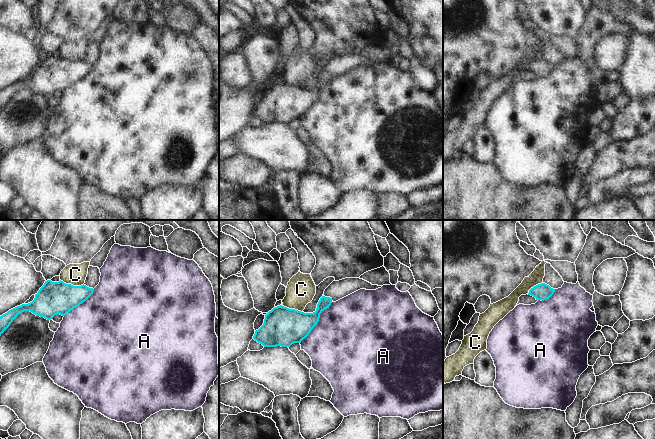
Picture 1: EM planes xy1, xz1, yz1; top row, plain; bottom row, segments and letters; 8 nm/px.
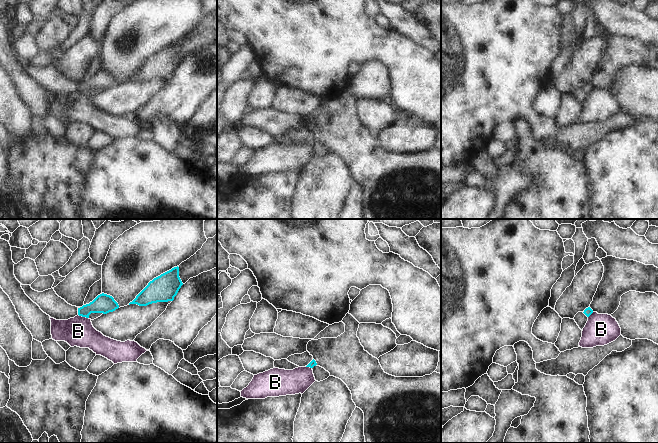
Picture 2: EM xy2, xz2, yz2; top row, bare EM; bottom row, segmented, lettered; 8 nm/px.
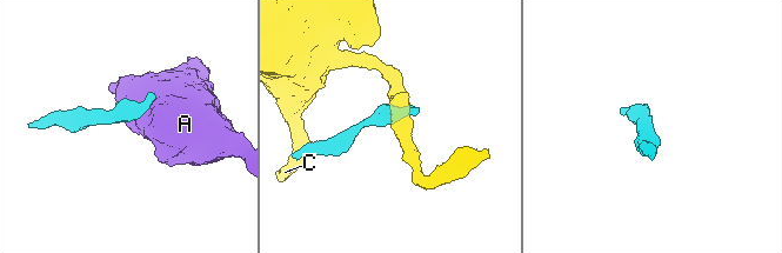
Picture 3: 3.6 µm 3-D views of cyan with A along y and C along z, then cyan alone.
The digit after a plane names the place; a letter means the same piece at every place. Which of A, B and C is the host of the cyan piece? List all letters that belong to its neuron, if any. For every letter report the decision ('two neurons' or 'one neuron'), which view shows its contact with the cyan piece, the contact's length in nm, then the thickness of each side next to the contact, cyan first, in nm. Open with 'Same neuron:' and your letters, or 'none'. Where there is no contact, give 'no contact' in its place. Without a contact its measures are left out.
Same neuron: none
A: two neurons | xz1 | 440 nm | 280/500 nm
B: two neurons | xy2 | 90 nm | 160/240 nm
C: two neurons | xy1 | 200 nm | 260/180 nm

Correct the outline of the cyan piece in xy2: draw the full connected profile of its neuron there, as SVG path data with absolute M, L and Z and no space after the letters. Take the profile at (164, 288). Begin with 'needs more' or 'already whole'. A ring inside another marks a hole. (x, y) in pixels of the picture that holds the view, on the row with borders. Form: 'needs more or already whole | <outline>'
already whole | M174 267L150 281L129 305L147 306L157 302L173 301L182 285L179 267Z

